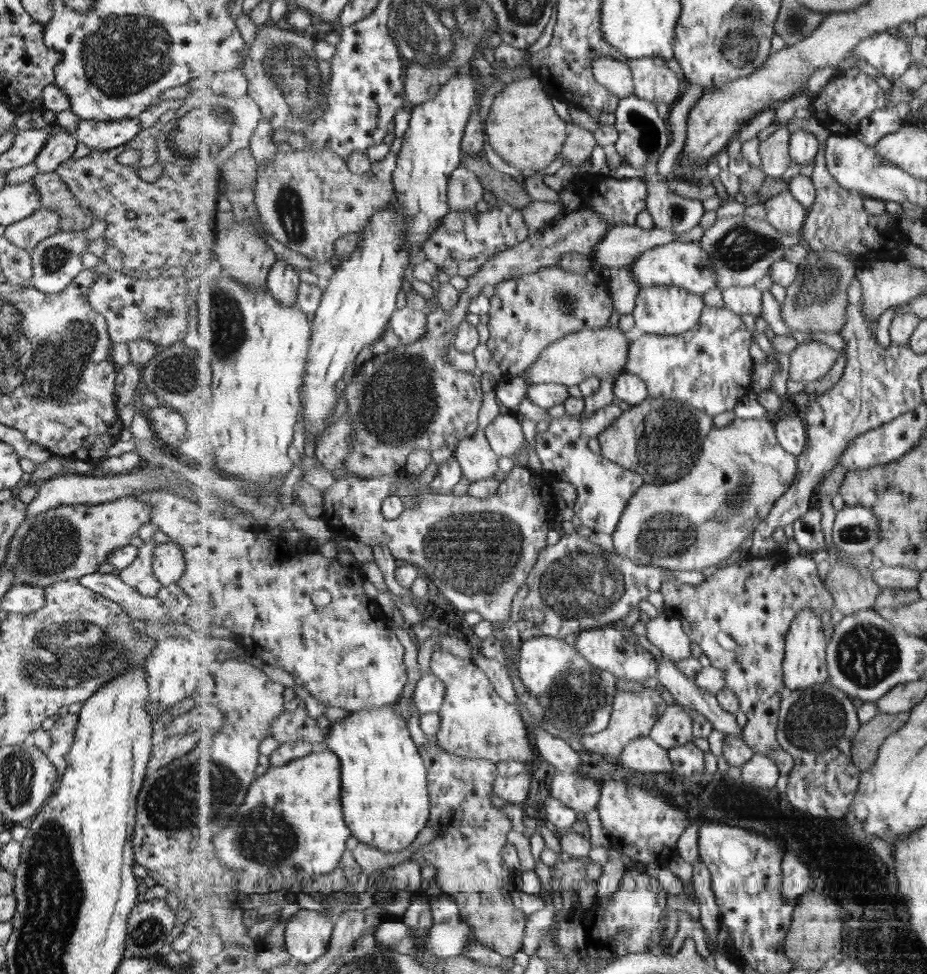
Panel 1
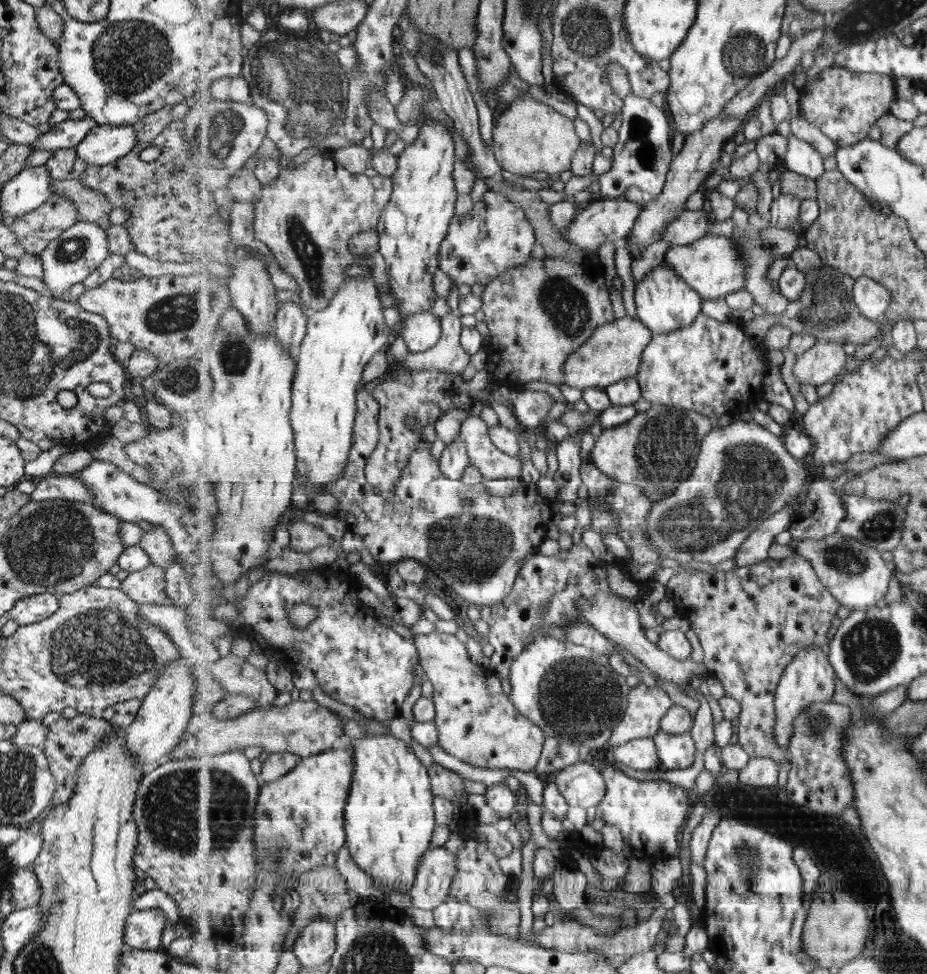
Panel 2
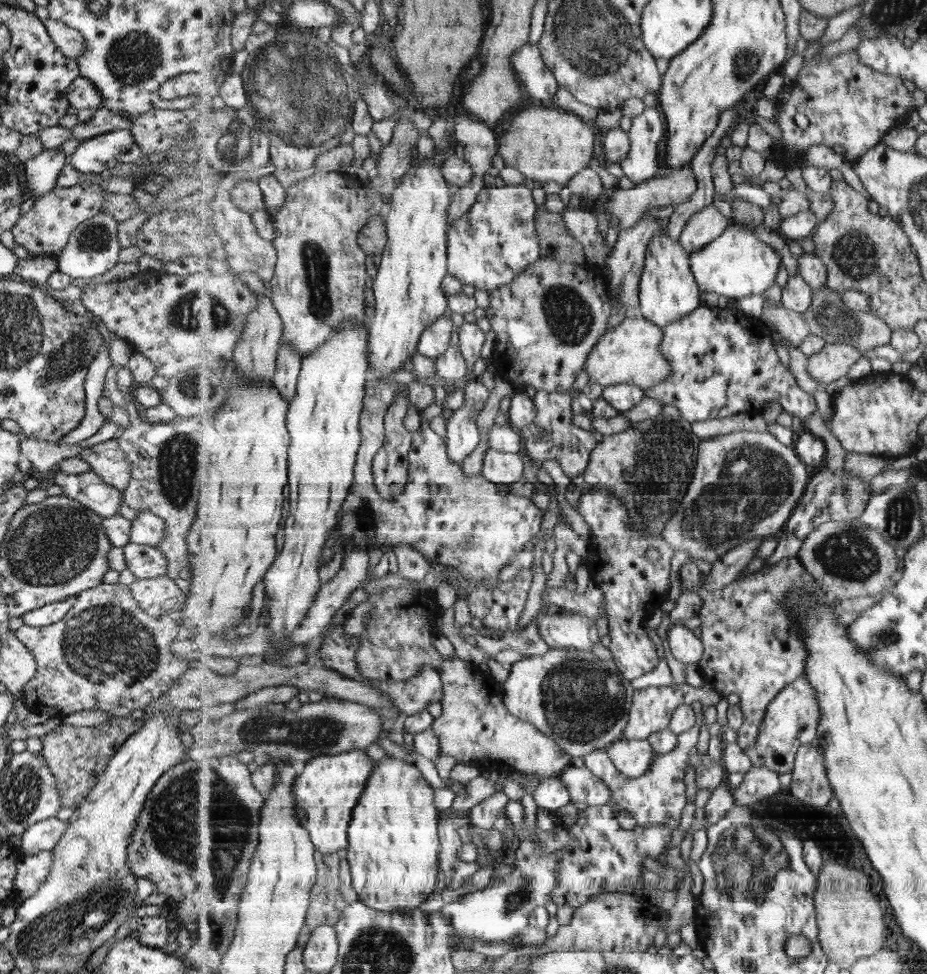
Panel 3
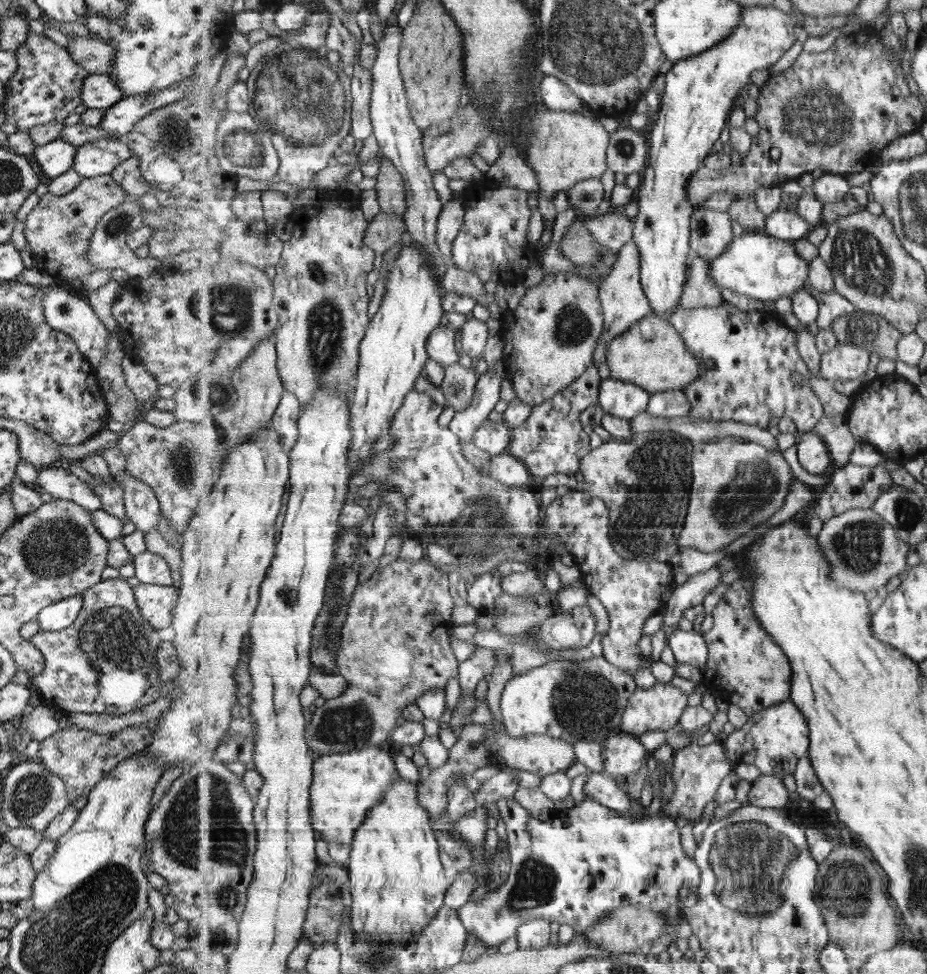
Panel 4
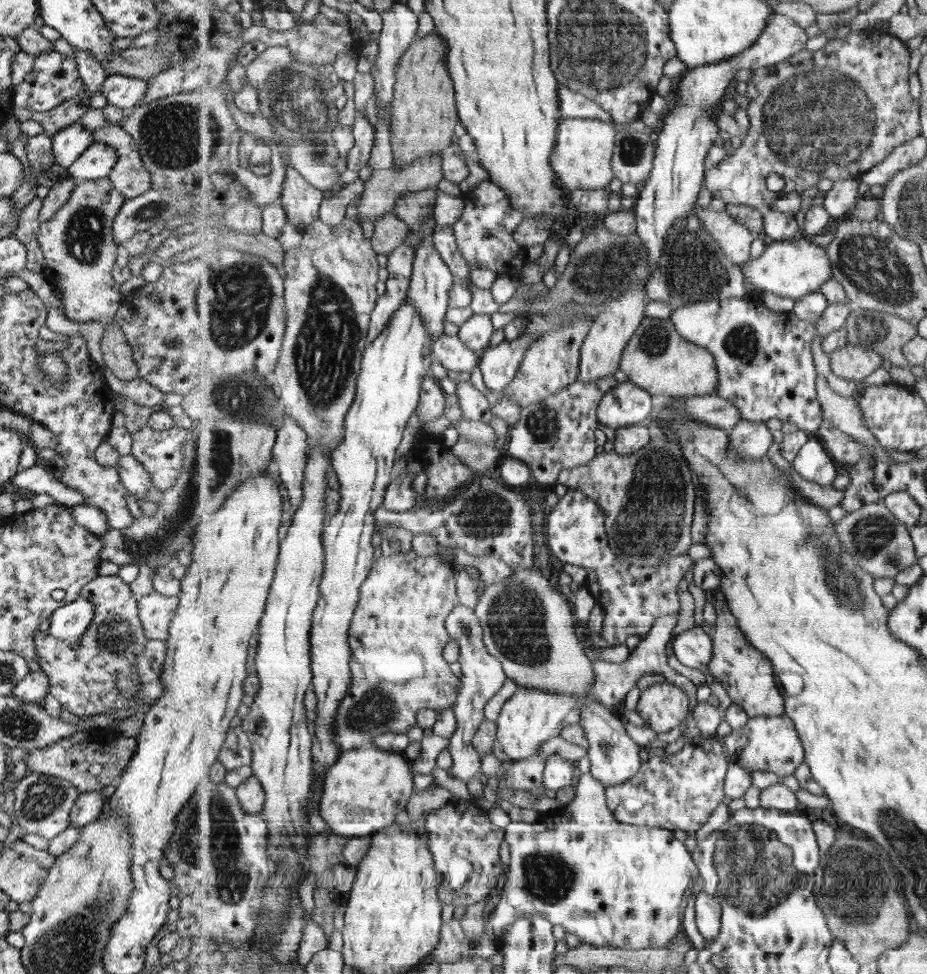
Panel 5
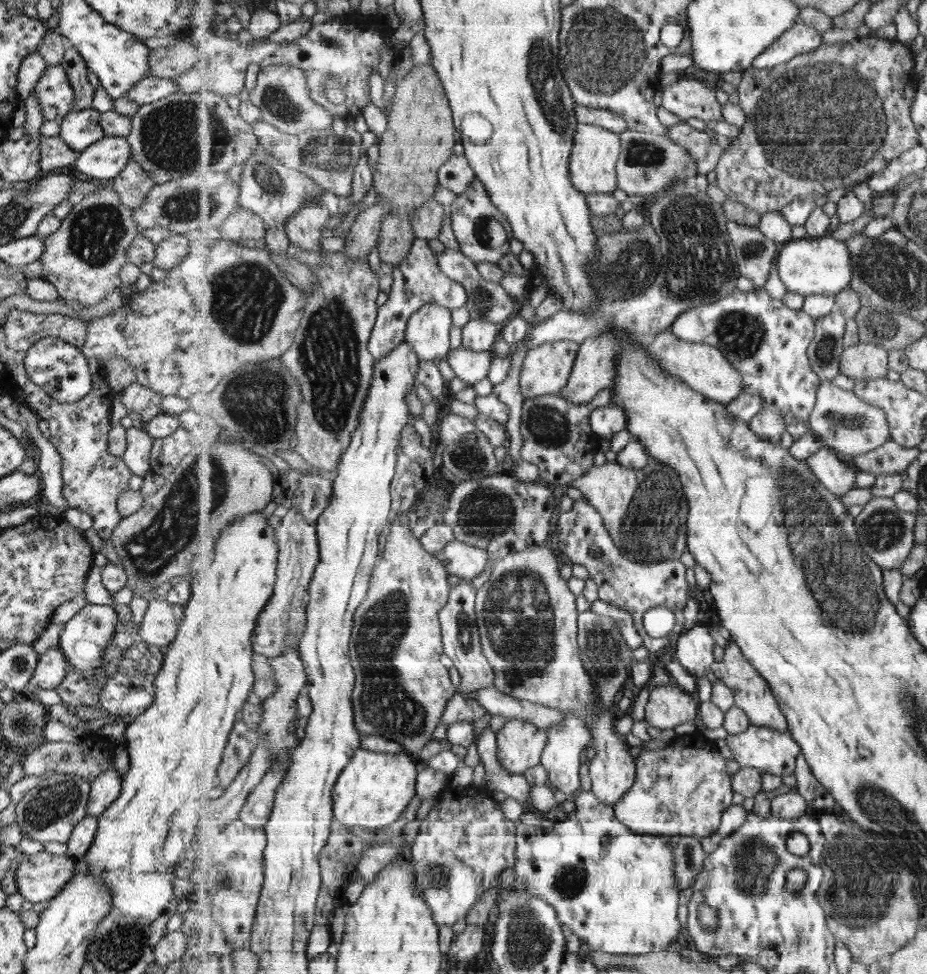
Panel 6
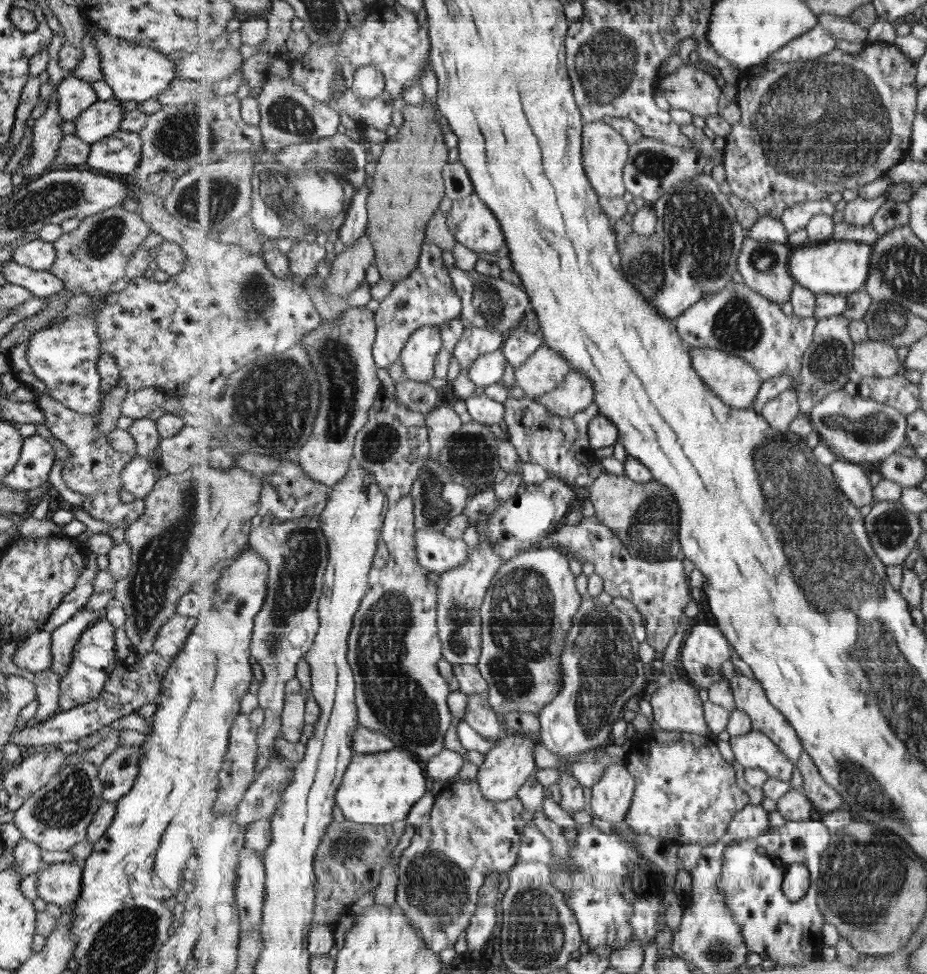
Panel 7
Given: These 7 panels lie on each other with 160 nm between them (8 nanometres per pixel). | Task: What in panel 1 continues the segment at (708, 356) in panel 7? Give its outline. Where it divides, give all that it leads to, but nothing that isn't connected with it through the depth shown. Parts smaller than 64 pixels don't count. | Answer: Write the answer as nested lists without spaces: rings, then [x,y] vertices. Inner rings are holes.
[[[618,326],[583,330],[565,336],[563,340],[547,347],[524,378],[530,382],[530,386],[545,383],[579,386],[591,377],[599,377],[601,380],[607,377],[615,379],[626,370],[631,344],[633,342],[625,336],[625,332],[619,330]]]

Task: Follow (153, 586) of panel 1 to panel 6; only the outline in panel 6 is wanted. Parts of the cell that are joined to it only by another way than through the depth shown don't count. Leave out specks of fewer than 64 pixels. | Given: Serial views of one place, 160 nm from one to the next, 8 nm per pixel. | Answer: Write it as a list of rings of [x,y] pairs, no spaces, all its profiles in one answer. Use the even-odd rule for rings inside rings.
[[[148,600],[147,608],[138,624],[138,637],[165,652],[173,640],[182,617],[182,606],[165,600]]]

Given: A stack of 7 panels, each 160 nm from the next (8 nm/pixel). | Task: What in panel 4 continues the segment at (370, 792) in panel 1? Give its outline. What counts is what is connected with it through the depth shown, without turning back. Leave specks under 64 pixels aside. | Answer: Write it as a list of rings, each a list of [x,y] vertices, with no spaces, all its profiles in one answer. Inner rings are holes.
[[[399,777],[386,790],[383,802],[375,806],[367,821],[358,828],[352,843],[349,865],[349,890],[352,898],[352,927],[362,940],[379,944],[409,945],[430,925],[443,906],[445,892],[451,883],[441,858],[439,842],[429,820],[429,812],[419,804],[418,781]]]

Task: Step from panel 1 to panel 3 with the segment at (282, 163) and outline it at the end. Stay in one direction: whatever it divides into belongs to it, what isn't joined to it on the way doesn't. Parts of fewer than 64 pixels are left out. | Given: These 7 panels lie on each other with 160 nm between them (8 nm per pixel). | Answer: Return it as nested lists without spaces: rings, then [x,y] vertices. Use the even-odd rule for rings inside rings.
[[[317,170],[311,177],[297,181],[287,188],[287,202],[279,212],[272,212],[277,236],[271,241],[278,253],[275,277],[269,282],[271,289],[263,286],[255,273],[238,273],[239,278],[259,296],[271,297],[273,306],[279,311],[284,324],[281,345],[291,345],[300,352],[303,359],[314,354],[319,347],[327,344],[337,332],[347,328],[349,324],[365,326],[370,324],[365,315],[365,284],[367,284],[367,256],[359,242],[359,234],[363,226],[369,224],[369,218],[386,213],[388,204],[383,193],[369,188],[354,176],[338,172]]]

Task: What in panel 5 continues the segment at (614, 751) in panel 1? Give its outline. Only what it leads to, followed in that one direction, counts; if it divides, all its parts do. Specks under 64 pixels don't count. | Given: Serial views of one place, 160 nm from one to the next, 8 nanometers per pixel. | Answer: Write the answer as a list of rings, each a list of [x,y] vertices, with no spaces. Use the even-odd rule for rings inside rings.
[[[664,681],[641,693],[634,713],[646,720],[649,729],[662,734],[681,726],[689,710],[689,696],[677,685]]]

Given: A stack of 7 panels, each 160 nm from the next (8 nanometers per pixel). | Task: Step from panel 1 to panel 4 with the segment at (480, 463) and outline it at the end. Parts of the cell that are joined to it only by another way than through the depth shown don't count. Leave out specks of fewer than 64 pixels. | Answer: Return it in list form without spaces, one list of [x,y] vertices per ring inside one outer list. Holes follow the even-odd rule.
[[[510,452],[492,456],[485,472],[493,480],[507,486],[529,487],[533,480],[533,475],[528,470],[528,466]]]

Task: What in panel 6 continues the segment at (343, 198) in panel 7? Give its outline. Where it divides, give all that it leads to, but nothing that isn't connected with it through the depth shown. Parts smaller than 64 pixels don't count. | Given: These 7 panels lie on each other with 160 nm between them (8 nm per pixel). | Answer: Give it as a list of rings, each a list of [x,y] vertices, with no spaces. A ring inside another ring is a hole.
[[[261,145],[254,150],[254,153],[249,159],[242,163],[240,178],[237,183],[237,188],[239,188],[239,190],[237,190],[237,206],[248,209],[263,220],[263,222],[265,222],[264,230],[272,227],[285,227],[286,222],[291,217],[295,216],[299,210],[303,210],[303,208],[309,204],[309,201],[320,202],[319,198],[322,192],[327,192],[323,187],[317,186],[317,183],[315,183],[310,176],[303,174],[299,170],[283,166],[277,158],[274,158],[271,154],[267,153],[267,150]]]

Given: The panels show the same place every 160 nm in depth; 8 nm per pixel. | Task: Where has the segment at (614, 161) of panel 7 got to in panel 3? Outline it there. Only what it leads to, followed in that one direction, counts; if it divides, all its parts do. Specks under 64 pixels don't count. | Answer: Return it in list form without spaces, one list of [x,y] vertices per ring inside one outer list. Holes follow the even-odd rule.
[[[551,105],[529,107],[515,115],[509,128],[497,138],[498,153],[504,158],[505,164],[517,169],[527,180],[539,183],[554,182],[567,187],[569,180],[580,170],[587,168],[595,150],[595,128],[592,122],[584,121],[574,112],[563,111]]]

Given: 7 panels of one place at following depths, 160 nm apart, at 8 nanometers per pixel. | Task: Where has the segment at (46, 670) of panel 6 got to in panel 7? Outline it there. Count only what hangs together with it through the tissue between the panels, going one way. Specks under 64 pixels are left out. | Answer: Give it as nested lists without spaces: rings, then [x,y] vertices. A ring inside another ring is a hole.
[[[105,609],[97,611],[76,611],[65,623],[50,632],[51,666],[55,675],[63,677],[67,673],[74,642],[79,638],[82,630],[93,621],[105,616]]]

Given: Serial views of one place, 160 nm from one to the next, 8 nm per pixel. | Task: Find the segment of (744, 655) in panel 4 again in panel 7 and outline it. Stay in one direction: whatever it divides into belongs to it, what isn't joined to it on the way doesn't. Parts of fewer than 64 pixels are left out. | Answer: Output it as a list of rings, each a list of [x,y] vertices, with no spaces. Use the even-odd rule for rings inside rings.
[[[735,669],[735,676],[730,679],[730,686],[734,691],[734,698],[736,701],[736,709],[745,711],[752,720],[752,728],[754,731],[759,731],[765,736],[769,736],[771,740],[778,745],[778,747],[792,760],[792,763],[797,766],[800,756],[804,751],[804,746],[799,739],[795,728],[791,727],[790,721],[787,717],[779,711],[768,700],[766,690],[761,685],[758,679],[743,676],[740,671]]]

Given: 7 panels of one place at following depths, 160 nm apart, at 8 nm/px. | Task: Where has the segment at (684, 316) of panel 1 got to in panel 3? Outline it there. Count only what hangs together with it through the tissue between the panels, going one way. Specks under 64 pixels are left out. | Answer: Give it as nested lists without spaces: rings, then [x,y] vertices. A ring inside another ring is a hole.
[[[669,222],[661,229],[659,235],[651,241],[647,251],[646,264],[640,282],[640,312],[647,320],[665,329],[675,320],[681,320],[691,314],[702,304],[700,288],[695,280],[694,270],[691,267],[691,256],[680,243],[681,240],[671,239],[669,234]]]

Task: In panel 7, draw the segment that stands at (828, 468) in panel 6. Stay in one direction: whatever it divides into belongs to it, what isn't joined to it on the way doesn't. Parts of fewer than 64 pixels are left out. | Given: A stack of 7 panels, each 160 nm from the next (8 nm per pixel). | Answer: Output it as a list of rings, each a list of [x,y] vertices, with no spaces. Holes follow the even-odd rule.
[[[839,458],[831,465],[831,471],[835,474],[838,485],[855,506],[861,508],[867,504],[875,504],[874,487],[869,482],[868,467]]]

